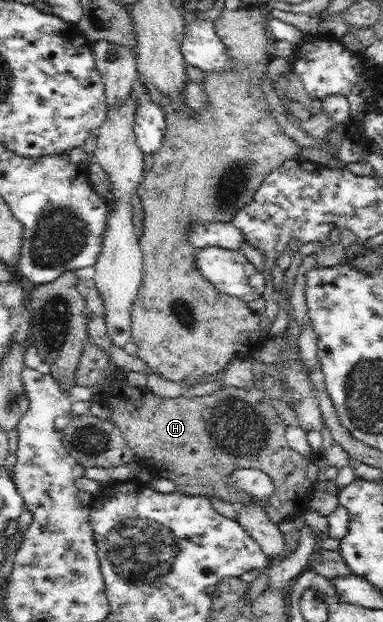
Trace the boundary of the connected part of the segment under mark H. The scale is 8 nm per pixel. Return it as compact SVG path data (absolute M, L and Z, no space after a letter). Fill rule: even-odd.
M118 370L114 373L113 376L110 378L106 377L104 381L104 388L101 391L99 396L99 400L97 398L90 400L91 404L97 403L100 405L105 405L109 410L111 415L111 419L113 423L116 424L116 427L122 432L123 438L127 441L129 448L135 454L134 462L137 463L138 468L149 470L154 478L165 478L173 483L176 484L177 490L181 493L185 493L186 495L208 495L216 496L220 500L224 500L224 502L231 502L234 504L259 504L262 508L265 509L265 513L269 516L269 519L280 523L284 521L288 517L297 516L299 517L300 513L306 509L307 503L310 500L311 495L314 491L314 483L308 479L307 476L307 466L309 464L308 460L304 455L301 455L299 452L294 451L290 446L287 444L287 439L285 438L287 432L287 424L286 422L278 415L276 408L273 403L272 397L266 394L266 389L262 387L254 386L251 389L241 389L236 388L235 386L224 386L219 391L212 392L208 395L203 396L179 396L174 398L165 398L160 397L153 393L153 391L149 390L147 387L144 388L137 388L132 386L126 378L122 377L118 374ZM240 469L257 469L266 473L272 479L272 483L275 486L275 493L268 497L265 500L258 500L252 494L248 492L244 492L237 488L237 486L232 485L230 483L230 478L232 478L232 474L234 471Z

